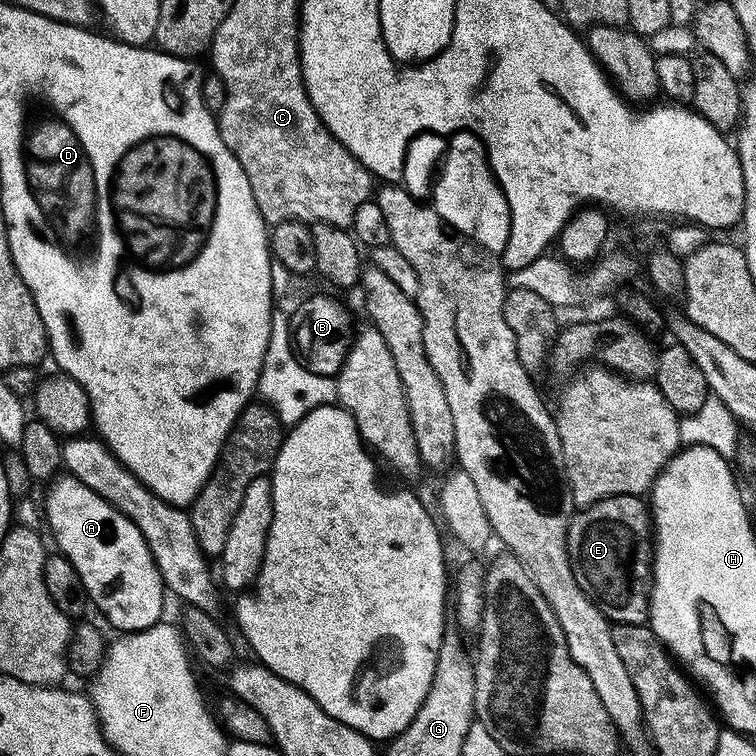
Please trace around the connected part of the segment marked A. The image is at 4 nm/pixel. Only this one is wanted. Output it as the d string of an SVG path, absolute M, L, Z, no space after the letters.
M60 474L47 485L48 497L42 500L43 519L46 528L52 531L59 551L72 563L74 570L78 570L78 578L82 578L82 586L86 586L89 601L97 608L120 634L130 632L145 632L148 628L157 627L161 622L160 615L164 612L164 596L166 589L164 580L160 576L158 566L146 546L146 538L110 502L106 502L90 486L78 482L78 478L67 474Z

